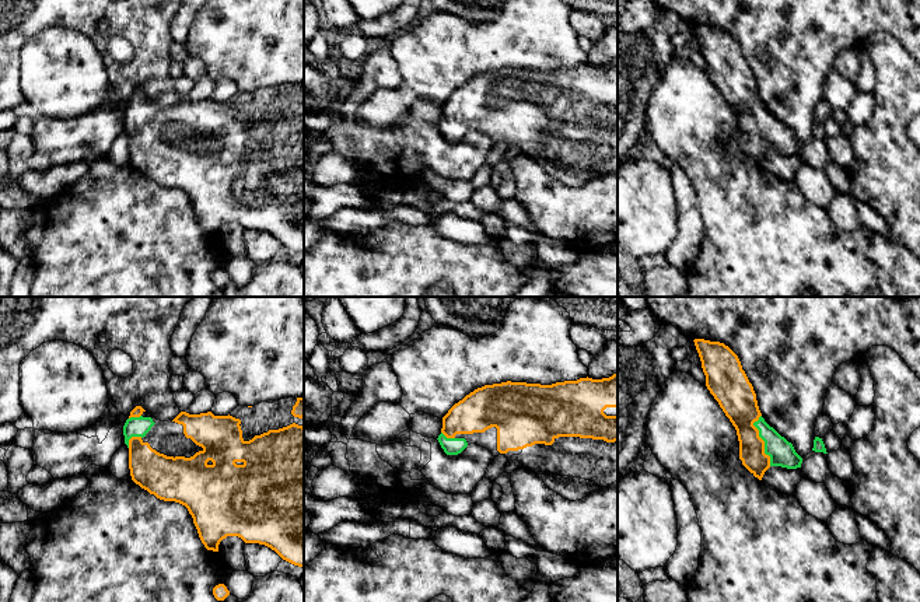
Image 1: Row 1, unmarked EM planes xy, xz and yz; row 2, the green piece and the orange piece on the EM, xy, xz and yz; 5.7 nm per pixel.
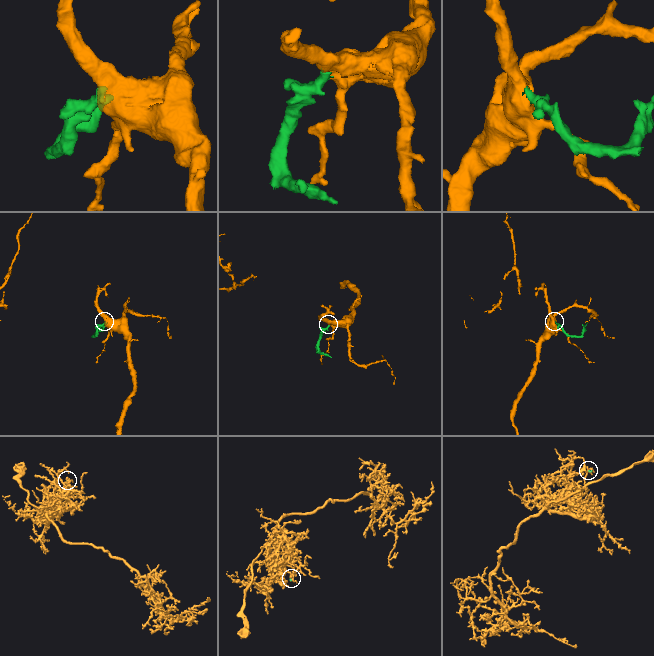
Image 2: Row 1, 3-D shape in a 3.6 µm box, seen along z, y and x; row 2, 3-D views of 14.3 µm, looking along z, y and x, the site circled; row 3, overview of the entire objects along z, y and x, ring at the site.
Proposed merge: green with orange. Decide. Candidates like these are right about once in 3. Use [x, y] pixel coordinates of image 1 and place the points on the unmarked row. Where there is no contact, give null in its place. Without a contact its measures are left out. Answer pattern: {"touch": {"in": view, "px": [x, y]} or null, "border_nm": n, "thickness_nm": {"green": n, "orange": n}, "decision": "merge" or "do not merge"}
{"touch": {"in": "yz", "px": [762, 125]}, "border_nm": 300, "thickness_nm": {"green": 150, "orange": 200}, "decision": "merge"}

